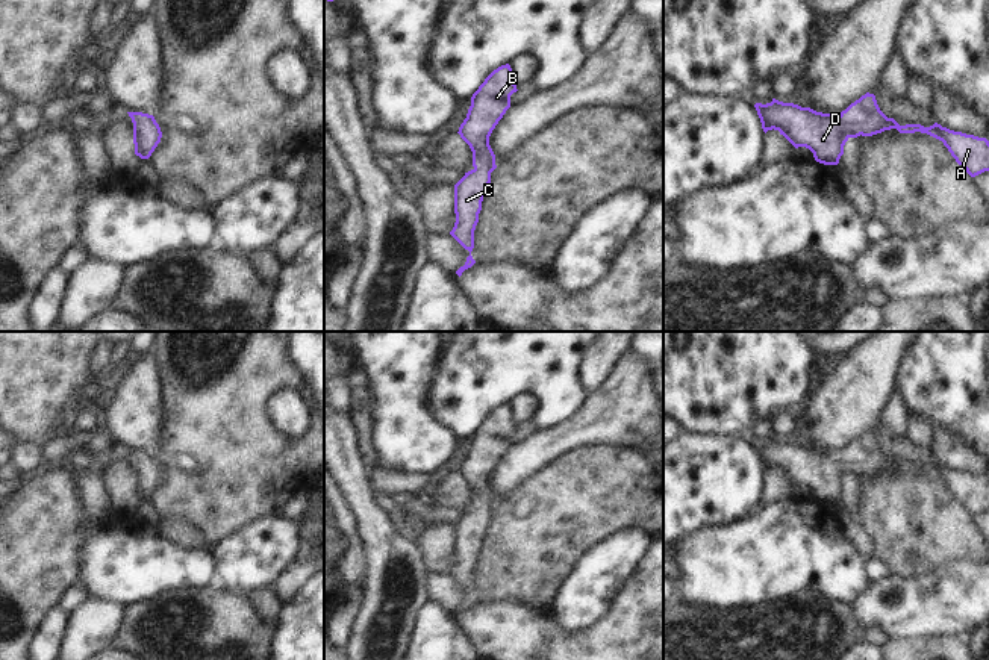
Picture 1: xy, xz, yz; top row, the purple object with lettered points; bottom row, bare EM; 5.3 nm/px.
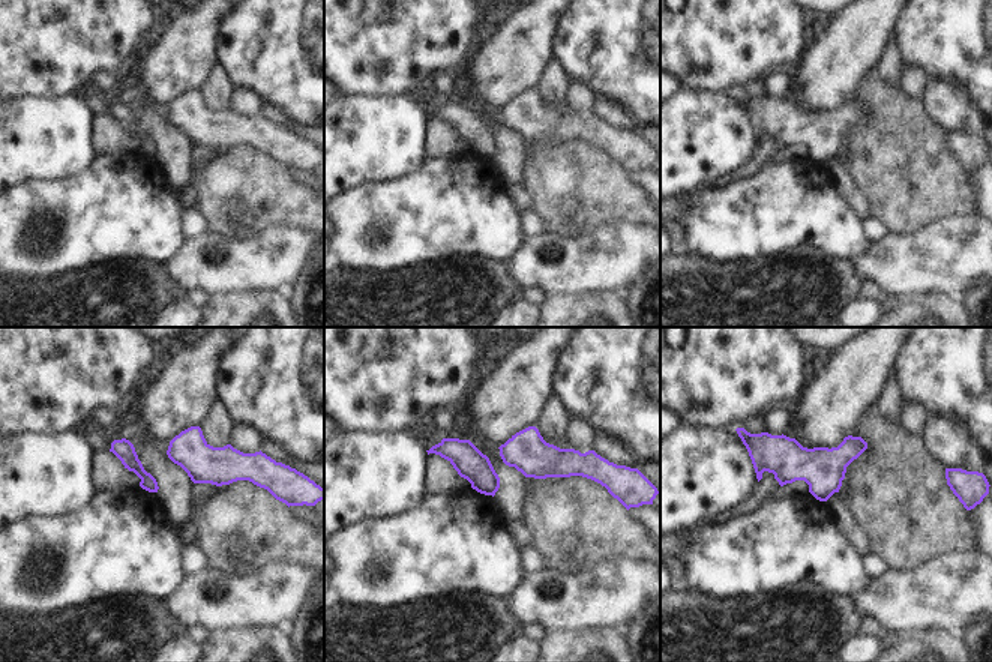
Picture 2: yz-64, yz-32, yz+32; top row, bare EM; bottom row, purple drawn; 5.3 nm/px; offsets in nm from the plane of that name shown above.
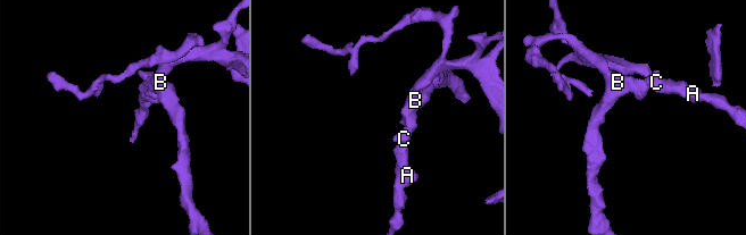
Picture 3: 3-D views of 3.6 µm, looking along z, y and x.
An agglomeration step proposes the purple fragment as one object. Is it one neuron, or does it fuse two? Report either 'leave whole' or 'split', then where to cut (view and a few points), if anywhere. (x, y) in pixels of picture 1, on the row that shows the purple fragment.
leave whole; no cut

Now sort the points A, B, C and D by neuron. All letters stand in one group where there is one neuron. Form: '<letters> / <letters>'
A B C D

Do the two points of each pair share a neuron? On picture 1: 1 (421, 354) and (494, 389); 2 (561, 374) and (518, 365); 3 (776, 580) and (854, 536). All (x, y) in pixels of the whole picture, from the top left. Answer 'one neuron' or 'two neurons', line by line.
1: two neurons
2: one neuron
3: two neurons

